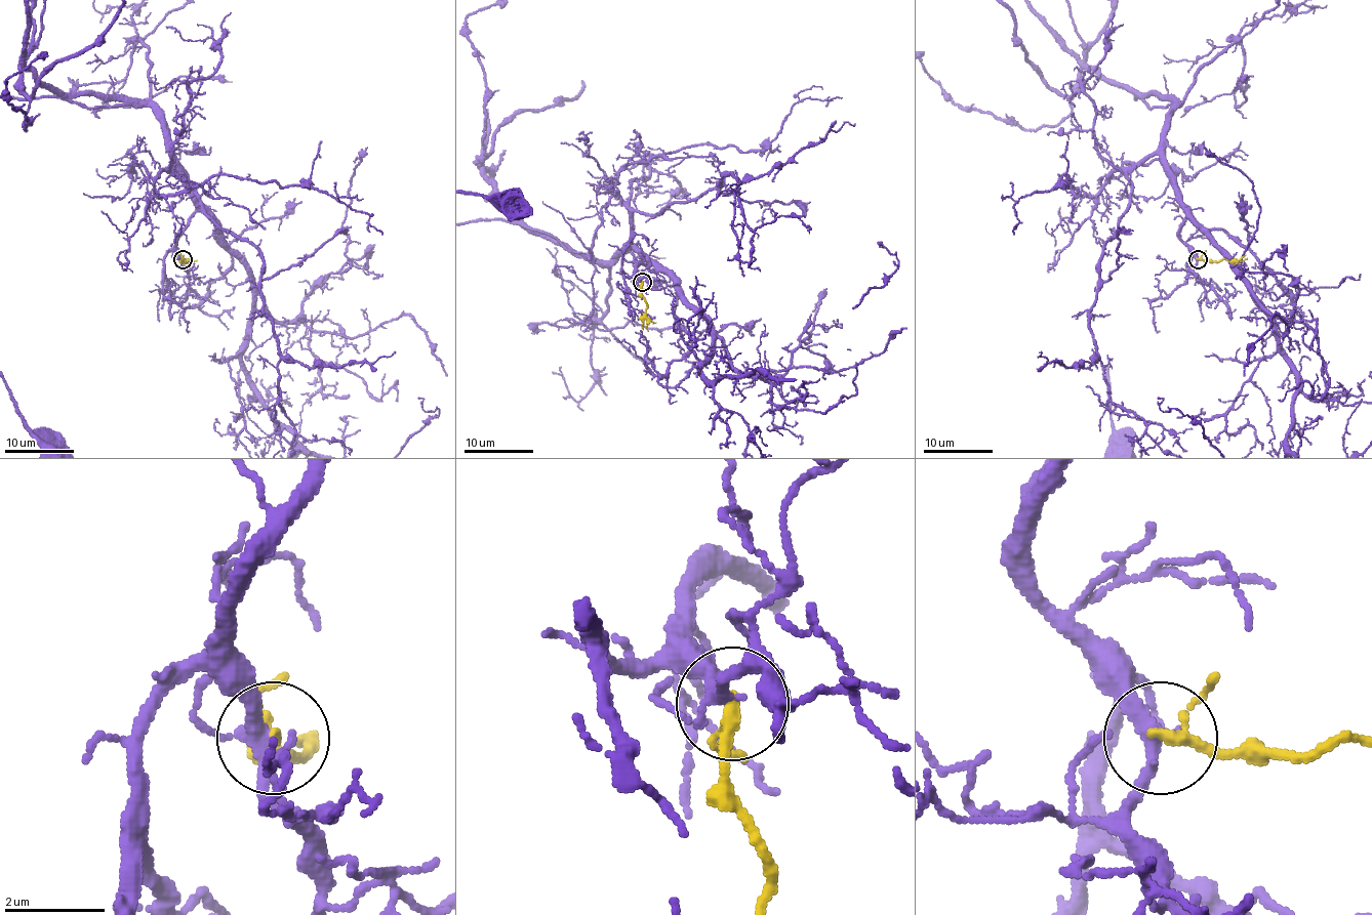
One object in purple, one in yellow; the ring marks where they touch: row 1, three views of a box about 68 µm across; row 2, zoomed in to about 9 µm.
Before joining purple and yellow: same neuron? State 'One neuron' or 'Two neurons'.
Two neurons

